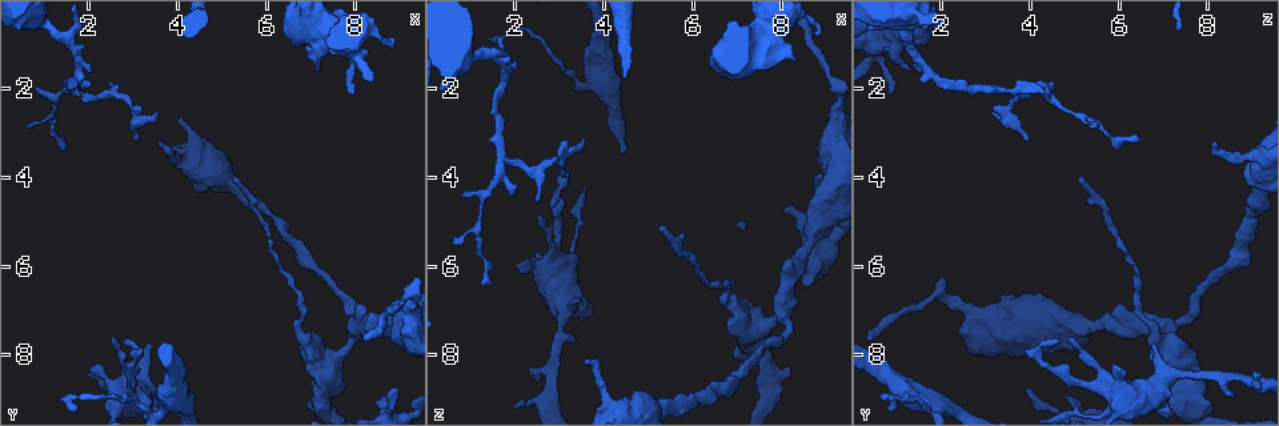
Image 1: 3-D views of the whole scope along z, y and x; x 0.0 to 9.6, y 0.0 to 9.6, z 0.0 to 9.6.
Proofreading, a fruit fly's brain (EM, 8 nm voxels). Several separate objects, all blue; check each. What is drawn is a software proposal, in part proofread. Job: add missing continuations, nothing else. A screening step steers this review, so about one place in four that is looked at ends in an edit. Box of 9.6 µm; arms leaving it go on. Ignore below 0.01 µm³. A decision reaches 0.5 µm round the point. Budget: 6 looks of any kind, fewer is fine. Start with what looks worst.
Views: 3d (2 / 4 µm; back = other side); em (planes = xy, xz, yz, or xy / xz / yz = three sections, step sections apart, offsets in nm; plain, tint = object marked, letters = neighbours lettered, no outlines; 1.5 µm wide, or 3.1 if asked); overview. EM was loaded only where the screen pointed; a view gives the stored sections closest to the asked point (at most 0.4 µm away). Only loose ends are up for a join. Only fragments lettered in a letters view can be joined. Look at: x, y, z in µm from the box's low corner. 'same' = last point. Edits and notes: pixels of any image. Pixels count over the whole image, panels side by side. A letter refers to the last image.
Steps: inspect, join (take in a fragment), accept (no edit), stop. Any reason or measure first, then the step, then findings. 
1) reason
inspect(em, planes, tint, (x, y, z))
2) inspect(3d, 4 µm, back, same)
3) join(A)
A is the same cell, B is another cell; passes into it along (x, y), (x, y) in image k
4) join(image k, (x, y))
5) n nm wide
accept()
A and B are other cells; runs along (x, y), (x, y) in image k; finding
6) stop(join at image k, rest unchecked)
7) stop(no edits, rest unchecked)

an open end
inspect(em, xy, step 4, tint, (3.55, 2.50, 3.15))

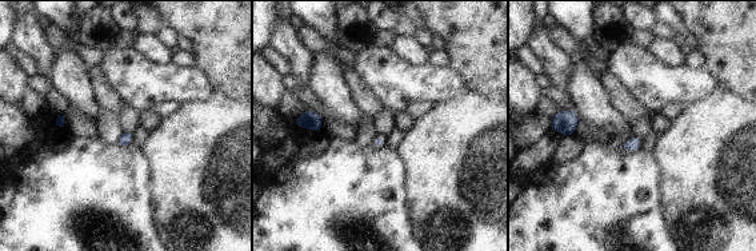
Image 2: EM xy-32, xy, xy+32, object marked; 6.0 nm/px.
cut it another way
inspect(em, planes, letters, same)

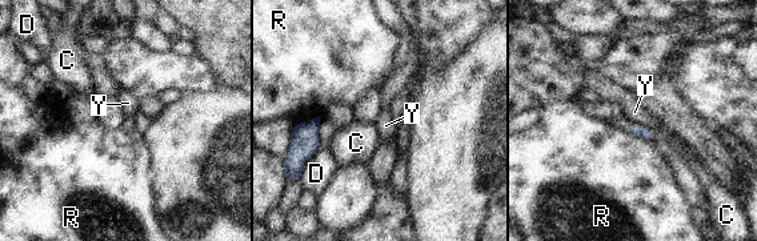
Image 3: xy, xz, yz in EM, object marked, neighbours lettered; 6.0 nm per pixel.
accept()
C, D, R and Y are other cells; border along (631, 121), (651, 128), (655, 132) in image 3; no lettered fragment goes on from it

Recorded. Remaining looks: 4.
an open end
inspect(3d, 4 µm, (1.85, 2.00, 4.35))

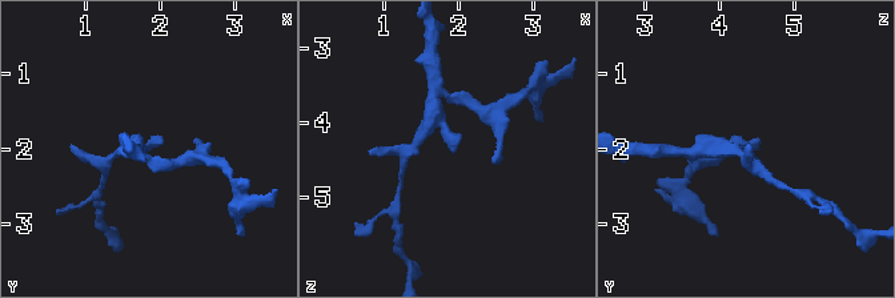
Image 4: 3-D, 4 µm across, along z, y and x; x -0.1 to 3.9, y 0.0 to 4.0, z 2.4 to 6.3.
now the EM
inspect(em, xy, step 8, tint, (1.90, 1.90, 4.40))

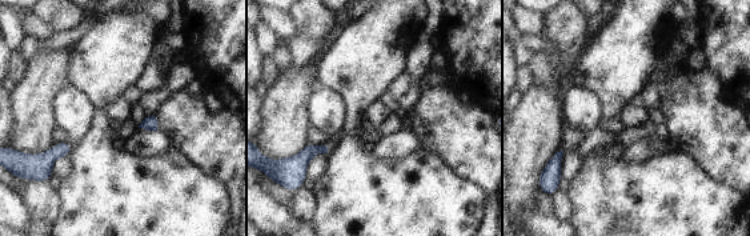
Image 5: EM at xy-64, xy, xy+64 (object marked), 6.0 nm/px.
inspect(em, planes, letters, same)

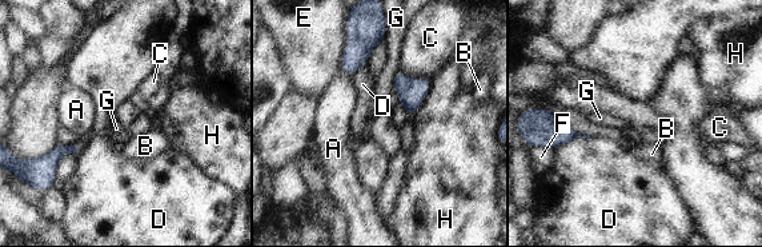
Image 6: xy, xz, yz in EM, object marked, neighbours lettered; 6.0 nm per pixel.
H touches over 260 nm
accept()
A, B, C, D, E, F, G and H are other cells; border along (430, 79), (428, 94), (412, 116) in image 6; no lettered fragment goes on from it

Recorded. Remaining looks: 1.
stop(no edits, rest unchecked)

